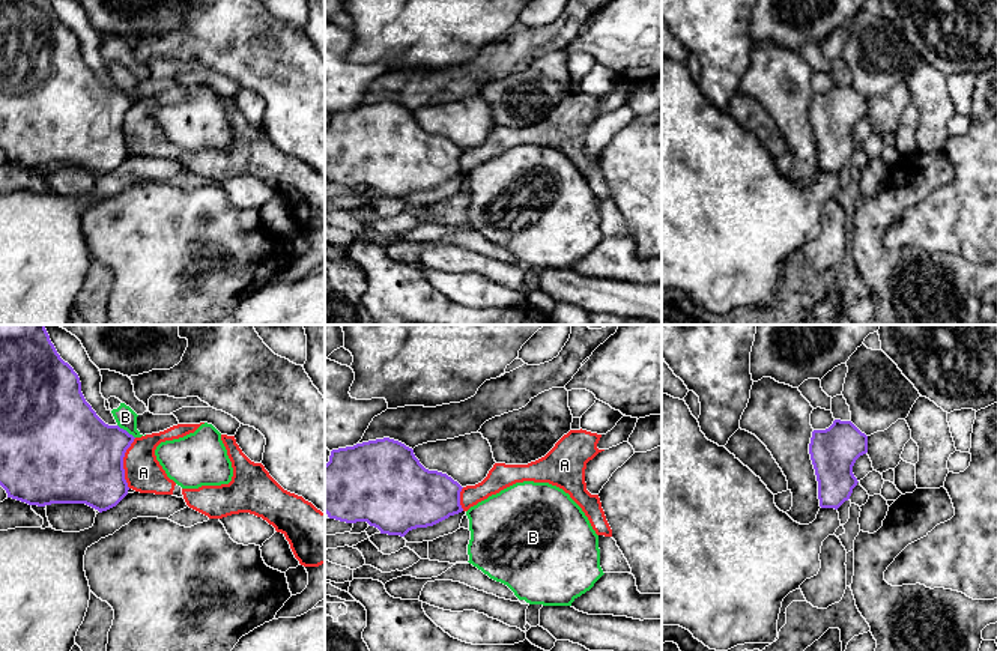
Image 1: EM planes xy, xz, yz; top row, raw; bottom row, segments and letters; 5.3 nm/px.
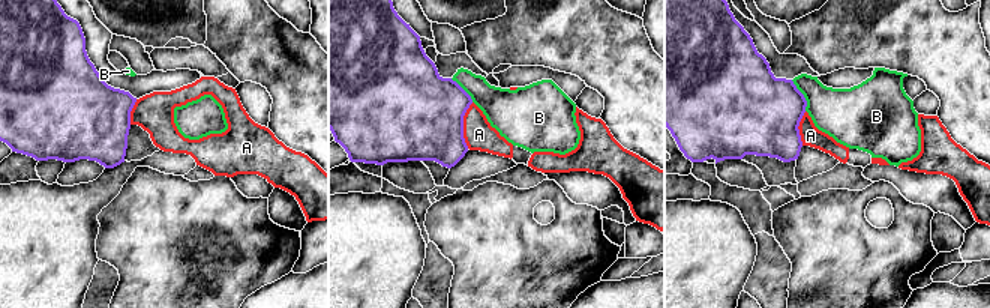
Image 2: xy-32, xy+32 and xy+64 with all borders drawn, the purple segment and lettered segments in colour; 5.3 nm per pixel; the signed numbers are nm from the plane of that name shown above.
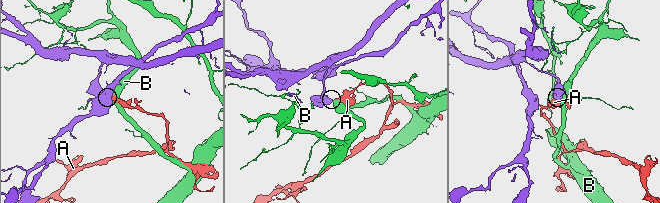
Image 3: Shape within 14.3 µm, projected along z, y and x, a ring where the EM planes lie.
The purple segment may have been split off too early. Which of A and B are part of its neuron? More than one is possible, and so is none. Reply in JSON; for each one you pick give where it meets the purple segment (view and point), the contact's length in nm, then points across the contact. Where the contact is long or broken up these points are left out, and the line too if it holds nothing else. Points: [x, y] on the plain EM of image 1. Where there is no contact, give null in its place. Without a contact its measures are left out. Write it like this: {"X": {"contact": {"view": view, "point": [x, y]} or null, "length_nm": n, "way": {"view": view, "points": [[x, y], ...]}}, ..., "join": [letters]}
{"join": []}

